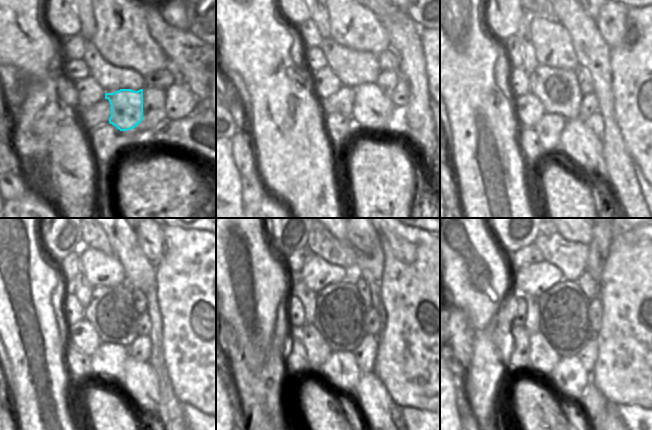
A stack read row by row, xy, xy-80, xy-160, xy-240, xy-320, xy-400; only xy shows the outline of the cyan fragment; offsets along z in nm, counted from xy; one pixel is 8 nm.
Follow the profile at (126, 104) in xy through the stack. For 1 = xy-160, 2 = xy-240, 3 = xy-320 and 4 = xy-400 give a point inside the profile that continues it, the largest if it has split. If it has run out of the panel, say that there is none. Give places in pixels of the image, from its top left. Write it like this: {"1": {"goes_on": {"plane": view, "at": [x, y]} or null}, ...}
{"1": {"goes_on": {"plane": "xy-160", "at": [578, 143]}}, "2": {"goes_on": {"plane": "xy-240", "at": [140, 382]}}, "3": {"goes_on": {"plane": "xy-320", "at": [382, 417]}}, "4": {"goes_on": {"plane": "xy-400", "at": [613, 421]}}}

